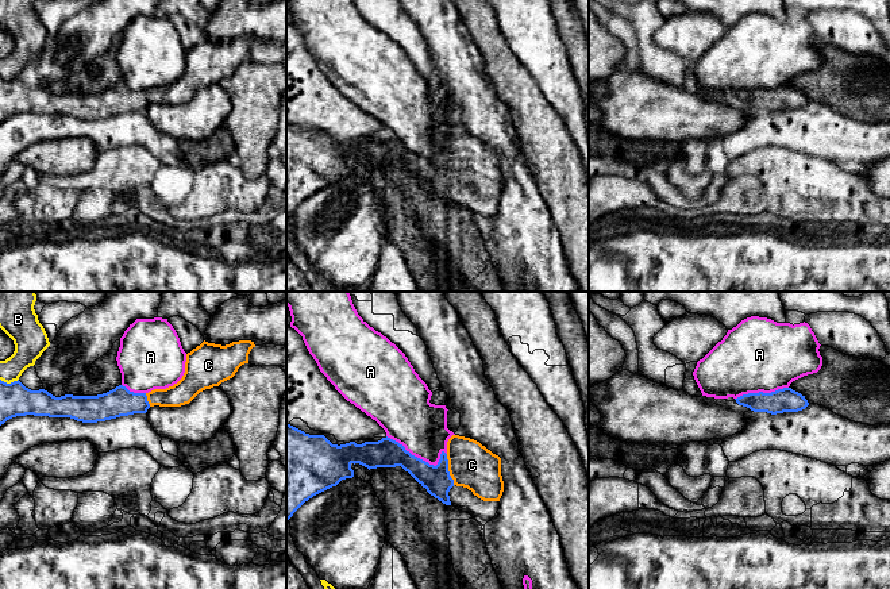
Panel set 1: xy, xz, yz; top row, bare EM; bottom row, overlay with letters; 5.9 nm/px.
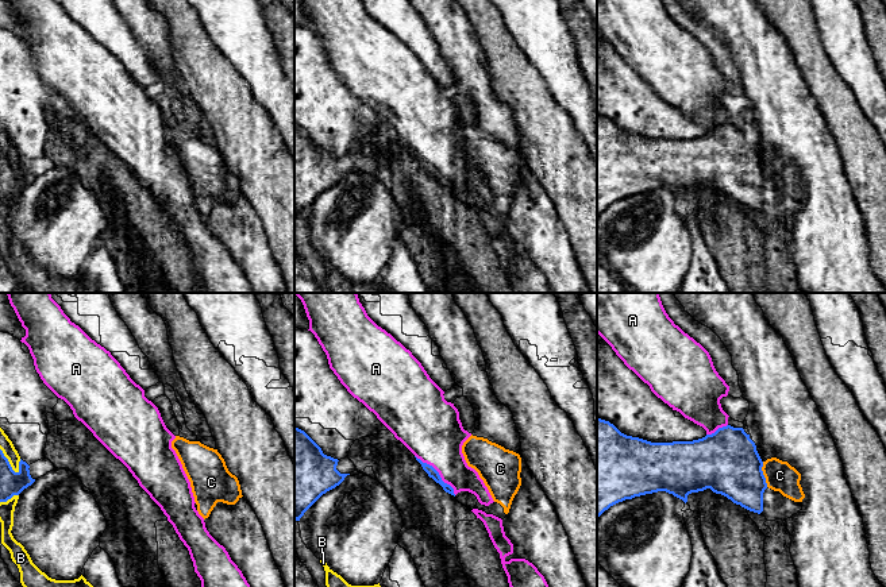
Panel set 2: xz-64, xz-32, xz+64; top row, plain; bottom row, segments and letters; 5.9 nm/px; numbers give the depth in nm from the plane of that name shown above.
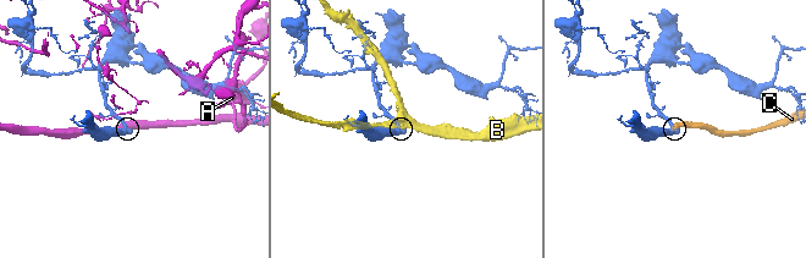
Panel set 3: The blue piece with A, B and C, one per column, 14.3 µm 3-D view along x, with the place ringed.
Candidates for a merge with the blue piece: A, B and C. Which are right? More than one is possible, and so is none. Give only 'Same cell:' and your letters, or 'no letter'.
Same cell: C

